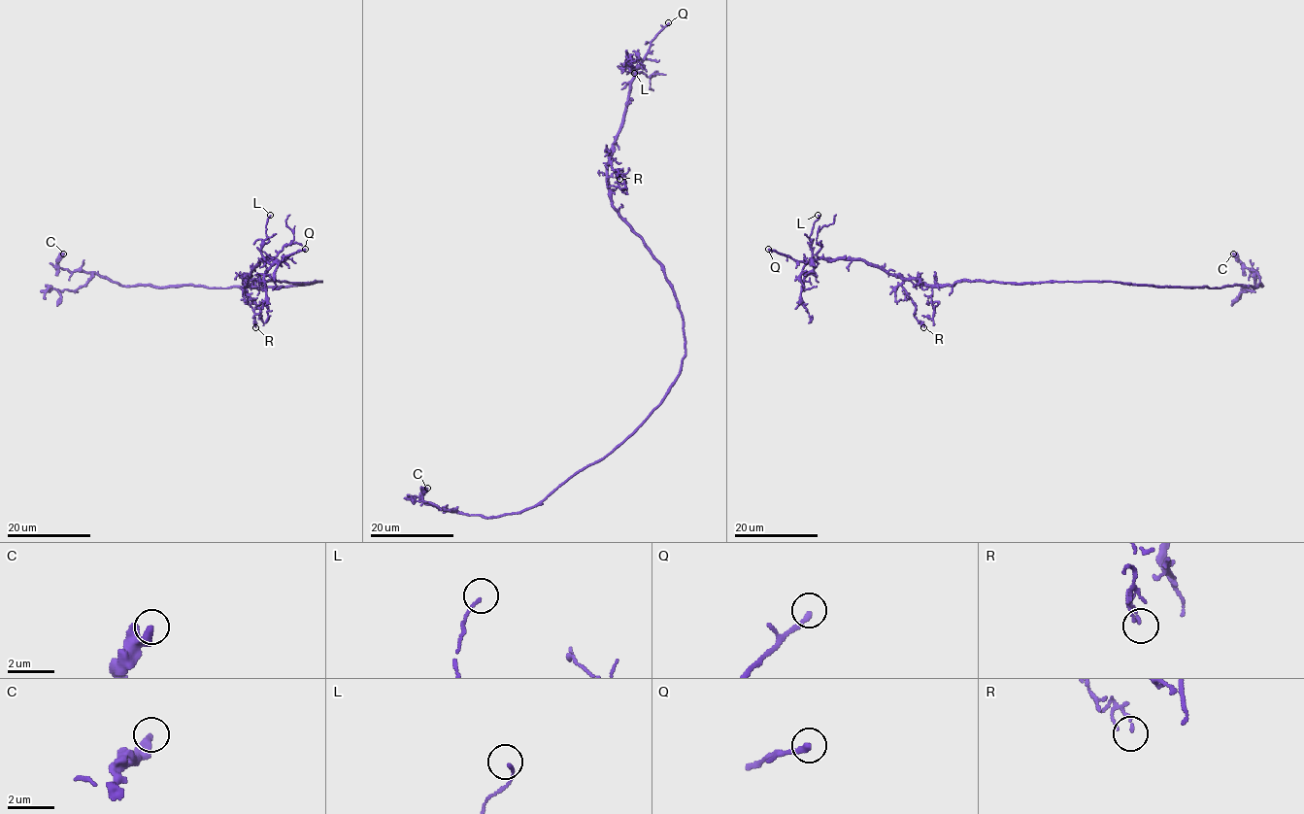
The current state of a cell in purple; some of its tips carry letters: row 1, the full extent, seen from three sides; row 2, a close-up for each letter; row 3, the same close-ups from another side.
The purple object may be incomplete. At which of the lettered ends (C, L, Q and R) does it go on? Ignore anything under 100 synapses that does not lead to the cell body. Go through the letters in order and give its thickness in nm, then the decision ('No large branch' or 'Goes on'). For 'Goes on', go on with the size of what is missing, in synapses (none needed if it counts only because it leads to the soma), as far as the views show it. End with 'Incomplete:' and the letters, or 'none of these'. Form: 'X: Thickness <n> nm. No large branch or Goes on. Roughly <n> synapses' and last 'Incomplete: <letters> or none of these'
C: Thickness 360 nm. No large branch
L: Thickness 120 nm. No large branch
Q: Thickness 240 nm. Goes on
R: Thickness 120 nm. No large branch
Incomplete: Q

